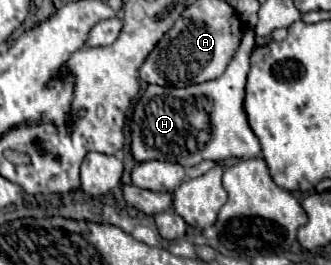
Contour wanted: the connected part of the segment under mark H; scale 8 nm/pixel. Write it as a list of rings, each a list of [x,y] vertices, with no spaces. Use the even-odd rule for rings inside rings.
[[[247,29],[241,45],[219,79],[193,85],[193,89],[171,89],[149,85],[139,99],[131,119],[131,153],[135,161],[177,161],[195,167],[203,159],[225,161],[229,157],[259,157],[261,145],[251,131],[243,111],[243,87],[249,71],[249,55],[255,47],[255,33]]]

